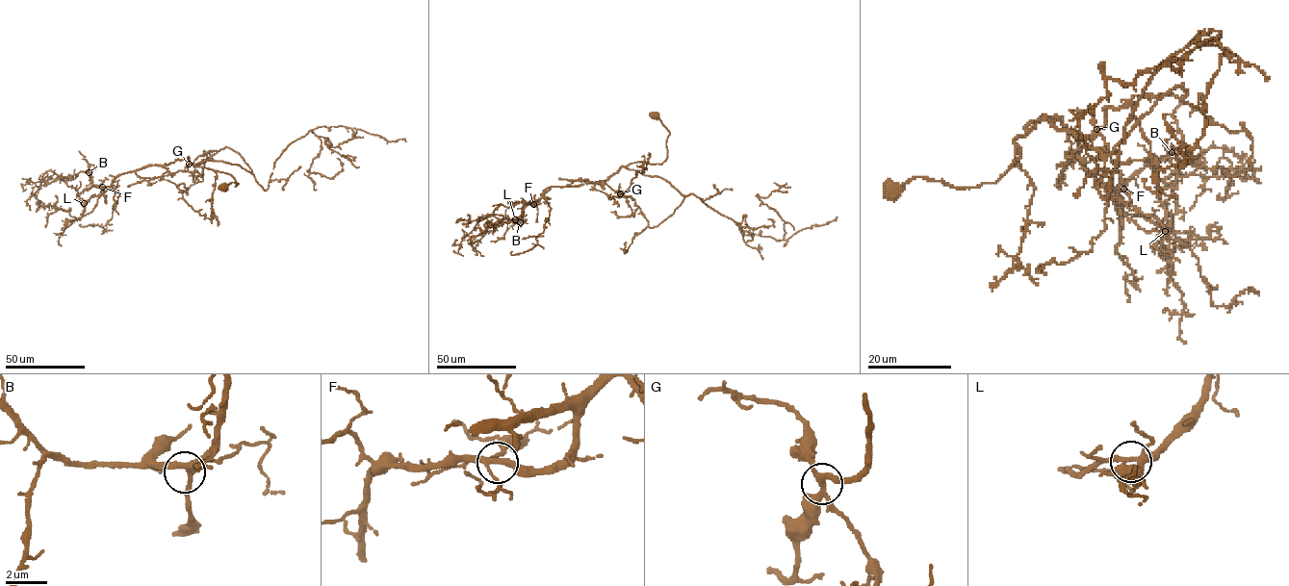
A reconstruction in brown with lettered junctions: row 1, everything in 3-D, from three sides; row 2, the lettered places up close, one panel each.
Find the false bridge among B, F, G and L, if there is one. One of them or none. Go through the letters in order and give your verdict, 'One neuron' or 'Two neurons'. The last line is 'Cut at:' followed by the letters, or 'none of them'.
B: One neuron
F: One neuron
G: One neuron
L: One neuron
Cut at: none of them

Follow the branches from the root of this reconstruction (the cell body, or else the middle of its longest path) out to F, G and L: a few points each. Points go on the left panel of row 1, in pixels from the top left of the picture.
F: (222, 187), (238, 184), (230, 174), (185, 160), (162, 166), (172, 174), (146, 180), (127, 172), (102, 187)
G: (222, 187), (238, 184), (235, 186), (230, 174), (185, 160), (162, 166), (172, 174), (189, 164)
L: (222, 187), (238, 184), (230, 174), (176, 160), (162, 166), (172, 174), (146, 180), (122, 173), (84, 203)

